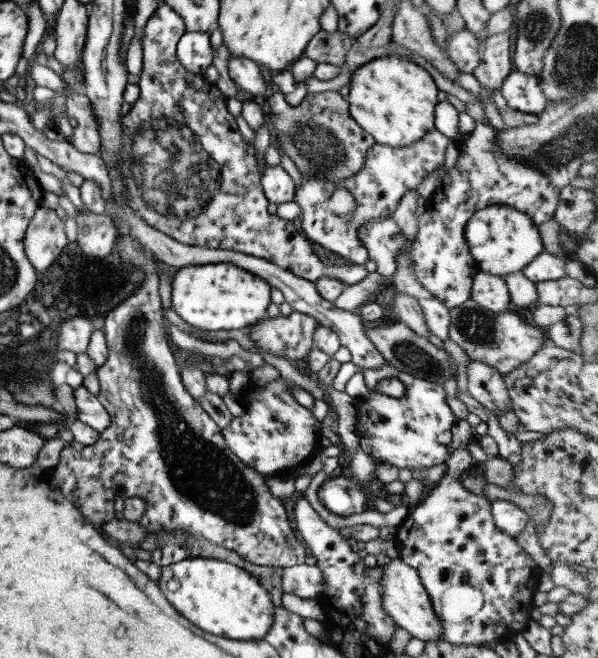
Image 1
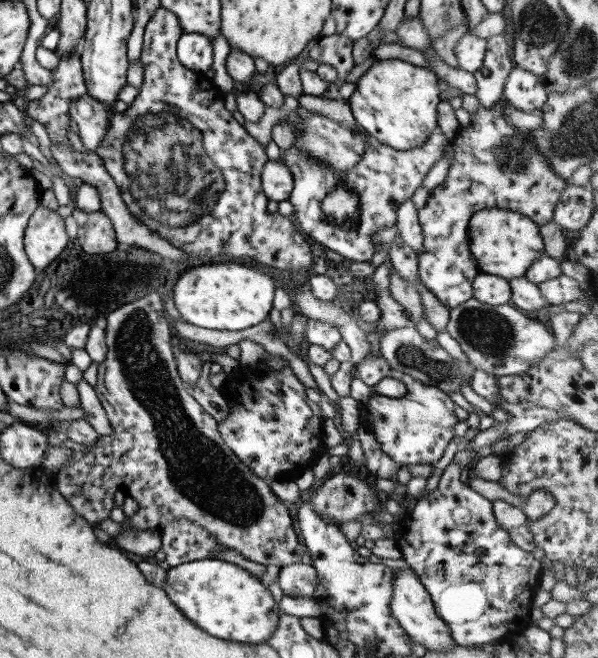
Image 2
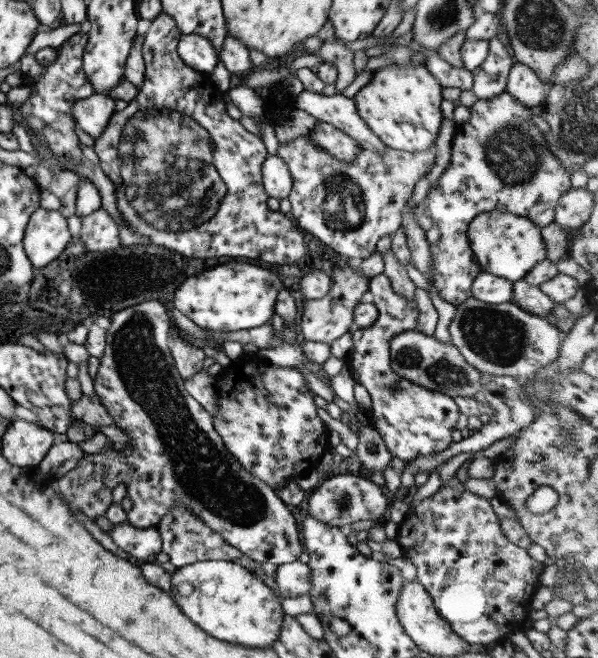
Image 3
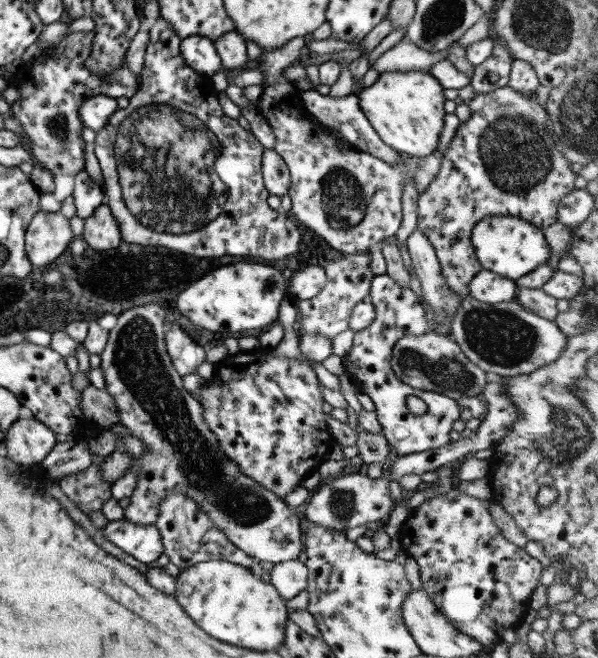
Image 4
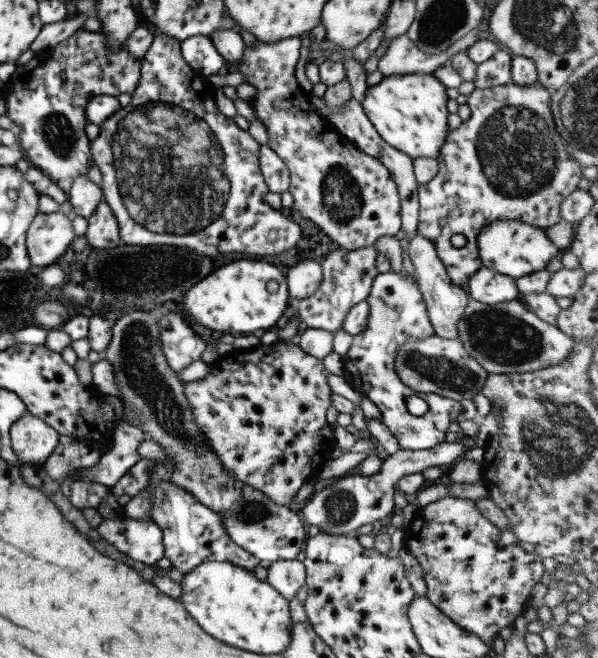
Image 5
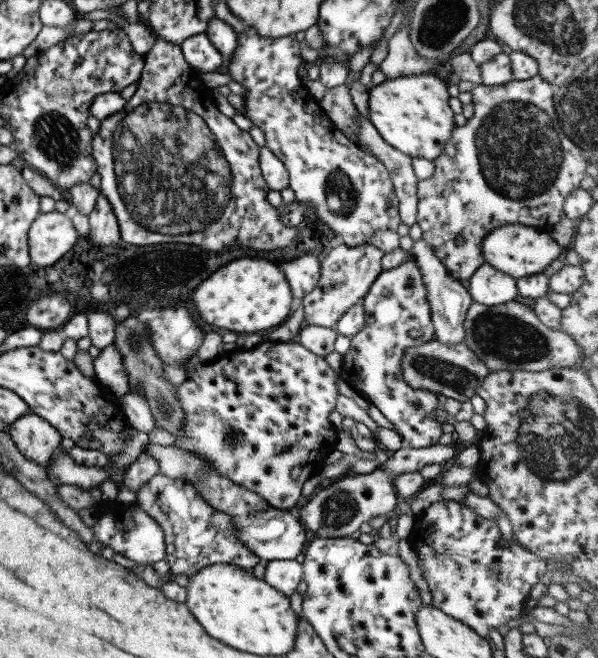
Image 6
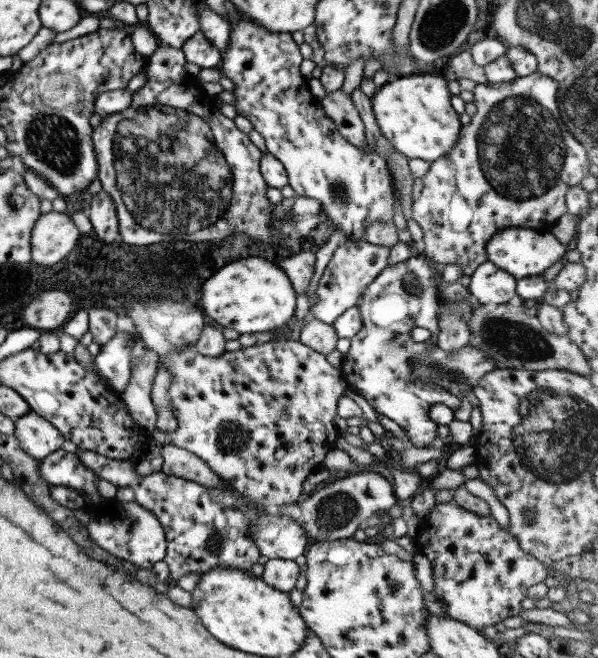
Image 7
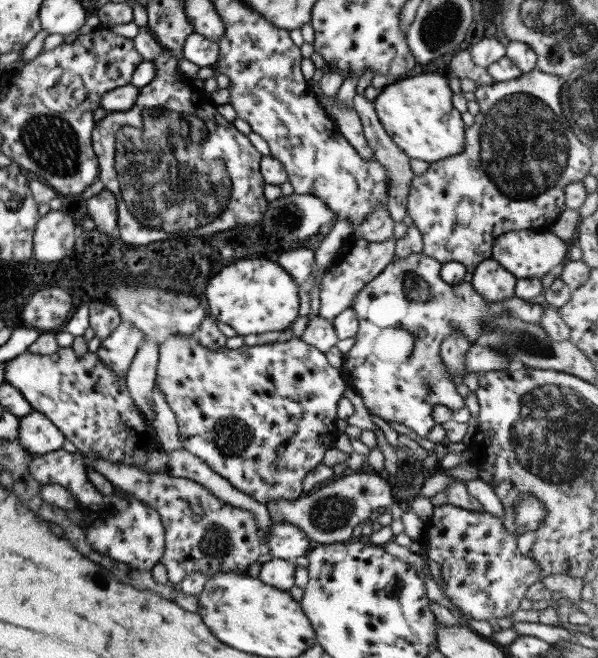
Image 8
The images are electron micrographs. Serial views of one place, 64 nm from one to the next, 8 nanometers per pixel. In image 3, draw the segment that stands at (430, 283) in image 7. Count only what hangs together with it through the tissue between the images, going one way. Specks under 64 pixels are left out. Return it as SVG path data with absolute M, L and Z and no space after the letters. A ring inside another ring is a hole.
M384 273L371 277L369 291L374 297L373 304L379 316L368 328L353 330L353 353L348 364L355 382L360 382L372 396L373 420L378 420L378 426L373 428L384 439L396 463L442 453L453 443L452 431L461 413L458 405L441 391L402 378L390 366L390 341L405 330L416 331L418 328L417 304L404 300L401 294L394 292L390 279Z

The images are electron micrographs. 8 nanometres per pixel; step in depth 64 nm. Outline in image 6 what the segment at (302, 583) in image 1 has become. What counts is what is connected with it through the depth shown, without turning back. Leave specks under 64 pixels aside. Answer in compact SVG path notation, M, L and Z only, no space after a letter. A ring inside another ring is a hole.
M296 559L268 561L263 579L278 592L291 597L304 582L303 566Z

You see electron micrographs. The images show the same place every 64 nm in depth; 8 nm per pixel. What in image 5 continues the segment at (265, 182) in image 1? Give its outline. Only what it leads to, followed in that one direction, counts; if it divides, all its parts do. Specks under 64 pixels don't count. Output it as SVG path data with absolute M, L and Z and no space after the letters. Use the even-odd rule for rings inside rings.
M268 145L259 148L259 164L270 192L283 194L289 191L291 179L288 167Z

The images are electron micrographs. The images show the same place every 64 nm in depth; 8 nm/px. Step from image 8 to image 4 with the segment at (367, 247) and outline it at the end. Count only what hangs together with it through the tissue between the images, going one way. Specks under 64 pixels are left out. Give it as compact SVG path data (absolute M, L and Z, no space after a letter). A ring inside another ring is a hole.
M368 253L344 254L332 260L325 267L325 285L318 296L306 301L296 301L299 309L302 333L316 333L334 338L339 332L349 328L350 316L354 308L363 302L371 289L375 274L370 268L371 256Z

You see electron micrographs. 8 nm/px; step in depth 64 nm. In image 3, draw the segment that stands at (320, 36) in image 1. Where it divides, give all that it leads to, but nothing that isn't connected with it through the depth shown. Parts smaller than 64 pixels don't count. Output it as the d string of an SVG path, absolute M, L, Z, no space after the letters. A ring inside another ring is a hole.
M335 38L333 42L325 42L320 51L314 53L325 61L330 61L337 68L337 79L334 86L338 94L342 94L345 88L348 88L355 79L357 72L354 70L354 55L347 47L342 45L340 38Z

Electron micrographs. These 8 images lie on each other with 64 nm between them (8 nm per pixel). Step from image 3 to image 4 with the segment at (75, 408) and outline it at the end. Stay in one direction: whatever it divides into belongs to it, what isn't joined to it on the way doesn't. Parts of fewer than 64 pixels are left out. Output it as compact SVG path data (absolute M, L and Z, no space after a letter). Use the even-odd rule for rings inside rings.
M90 383L81 393L82 404L79 410L95 426L108 430L113 424L120 421L114 396L108 394L105 389L96 388Z

